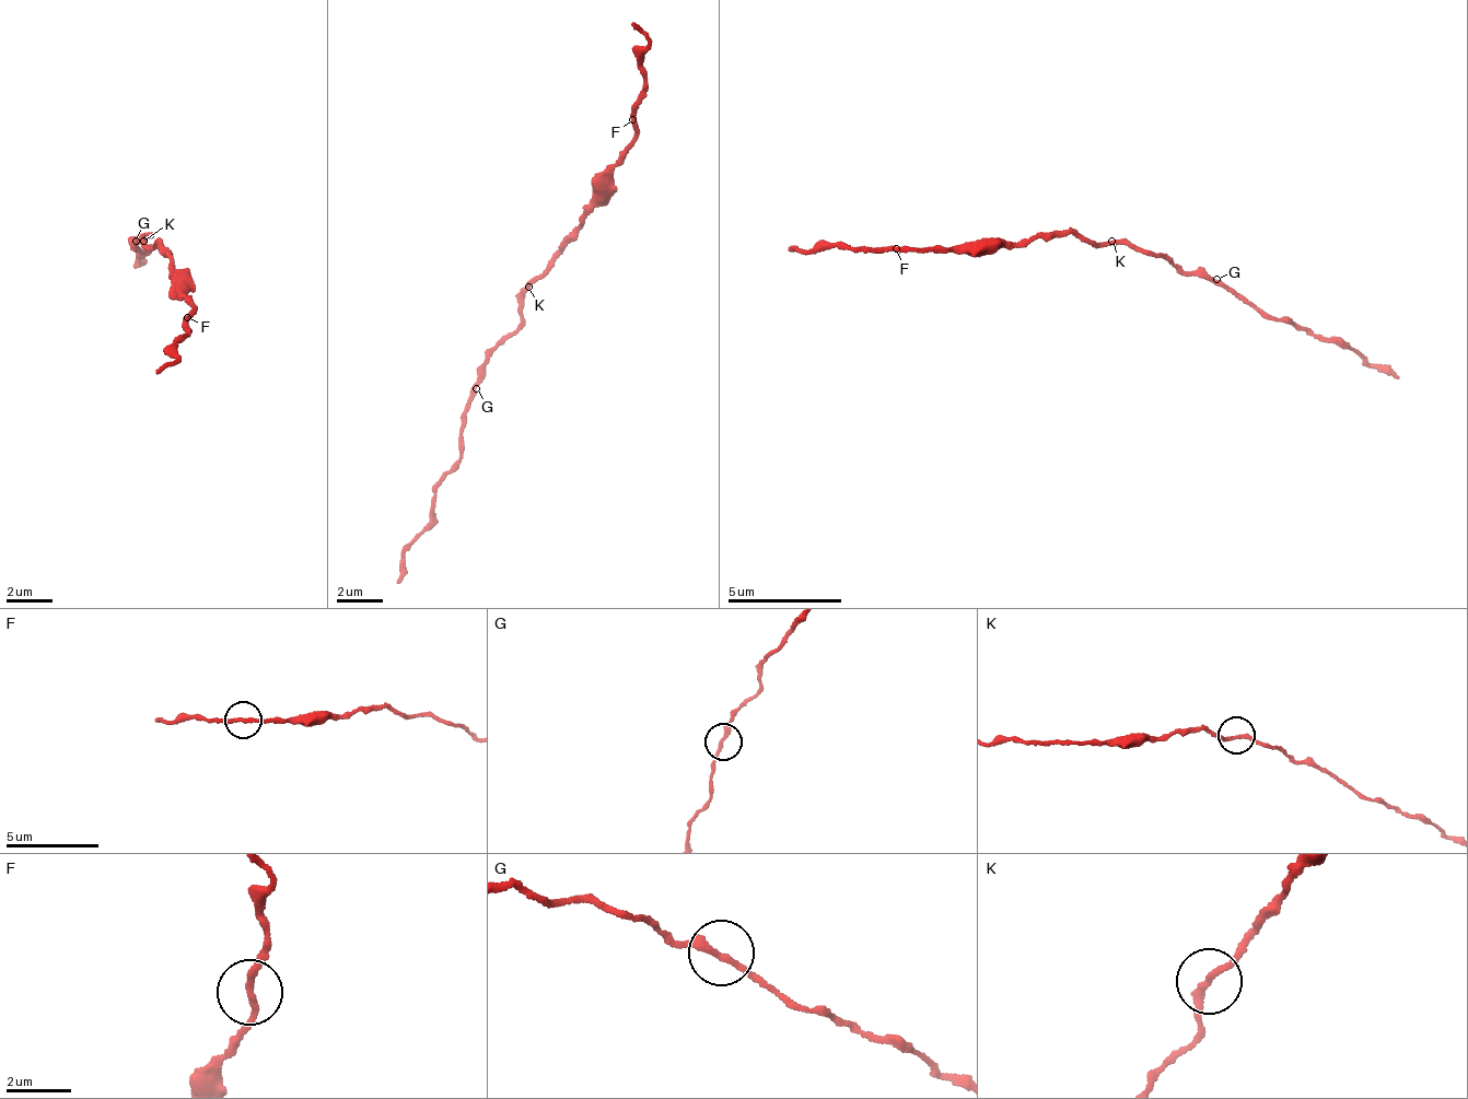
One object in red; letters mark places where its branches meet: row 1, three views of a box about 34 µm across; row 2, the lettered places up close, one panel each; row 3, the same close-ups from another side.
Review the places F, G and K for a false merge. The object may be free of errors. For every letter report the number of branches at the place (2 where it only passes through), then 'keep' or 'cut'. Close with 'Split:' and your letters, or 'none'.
F: 2 branches meet; cut
G: 2 branches meet; keep
K: 2 branches meet; keep
Split: F

